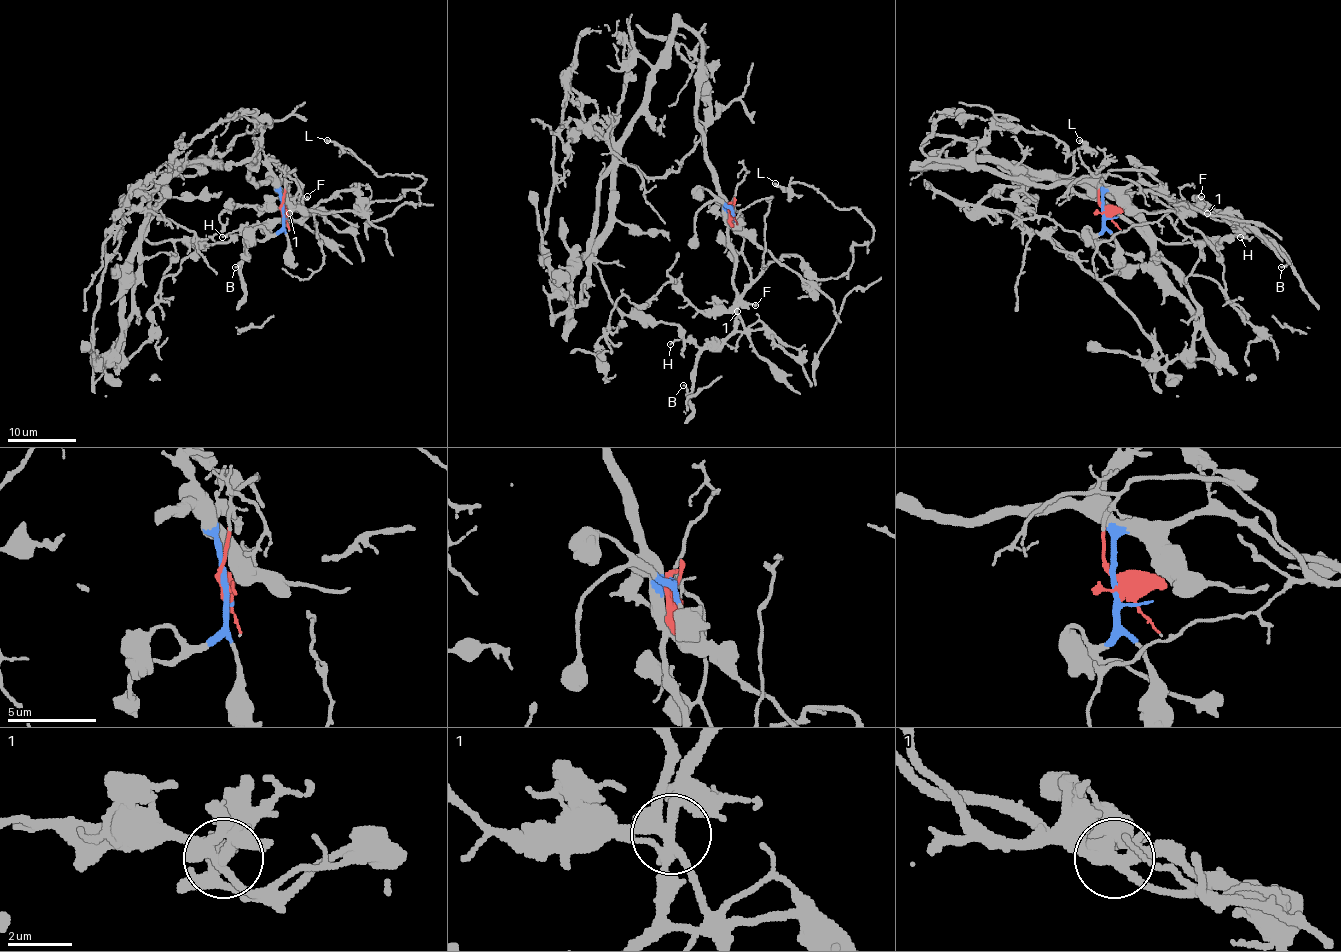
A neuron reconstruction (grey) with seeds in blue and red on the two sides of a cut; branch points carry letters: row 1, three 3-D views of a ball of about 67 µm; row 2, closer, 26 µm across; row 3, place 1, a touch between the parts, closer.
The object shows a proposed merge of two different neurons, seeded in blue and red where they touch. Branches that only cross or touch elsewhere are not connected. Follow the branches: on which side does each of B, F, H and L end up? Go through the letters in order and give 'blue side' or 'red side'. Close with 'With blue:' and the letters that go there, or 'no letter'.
B: red side
F: red side
H: red side
L: red side
With blue: no letter

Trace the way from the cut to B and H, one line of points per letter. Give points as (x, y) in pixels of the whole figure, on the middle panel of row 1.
B: (730, 208), (744, 227), (751, 283), (735, 328), (704, 348), (693, 389), (682, 386)
H: (730, 208), (742, 217), (751, 283), (735, 328), (703, 346), (681, 340), (670, 345)

